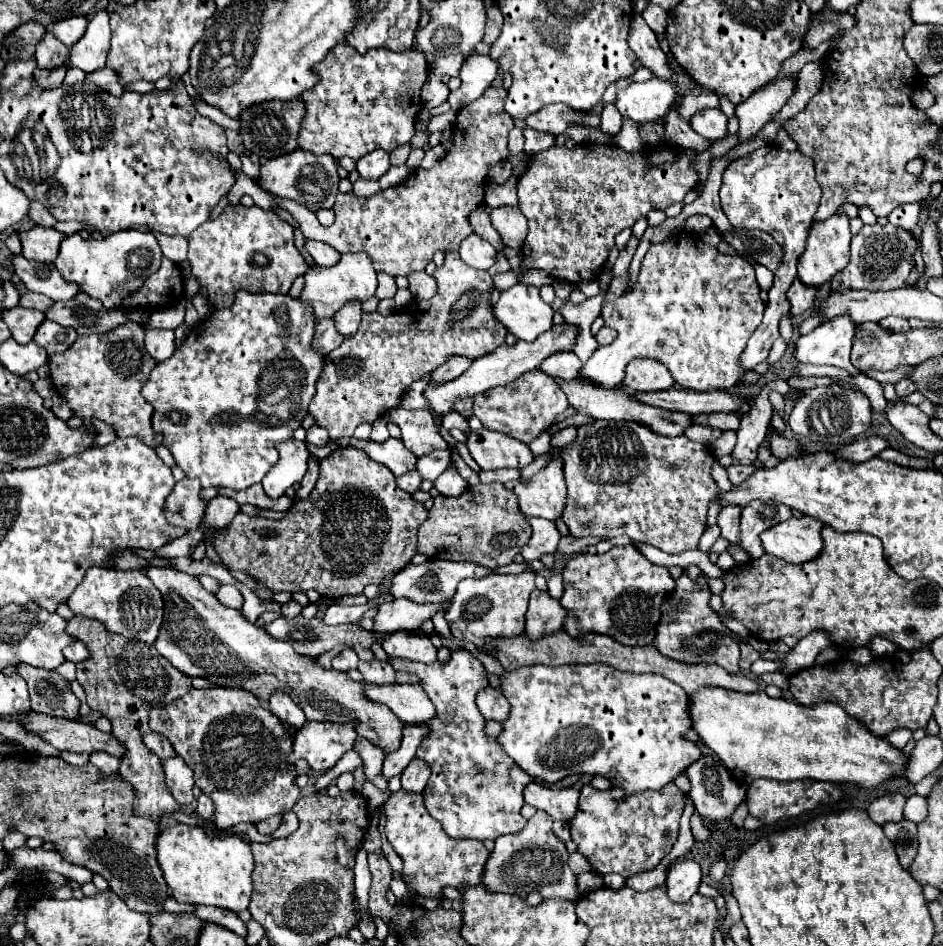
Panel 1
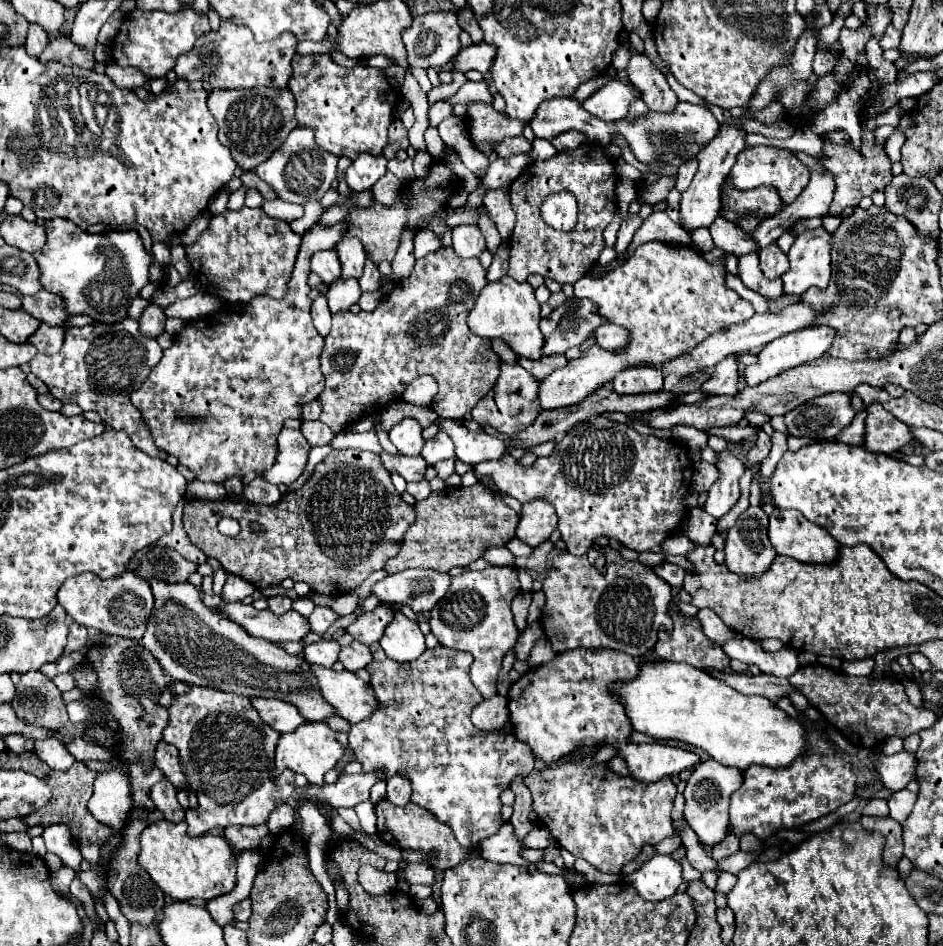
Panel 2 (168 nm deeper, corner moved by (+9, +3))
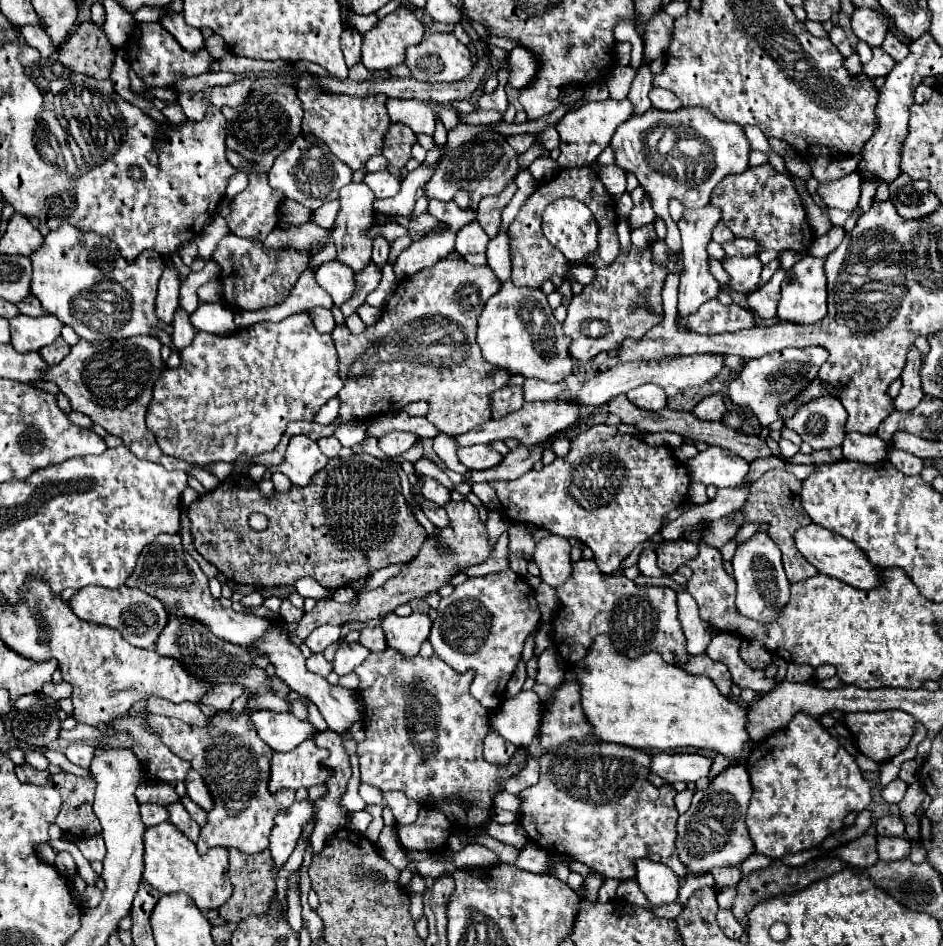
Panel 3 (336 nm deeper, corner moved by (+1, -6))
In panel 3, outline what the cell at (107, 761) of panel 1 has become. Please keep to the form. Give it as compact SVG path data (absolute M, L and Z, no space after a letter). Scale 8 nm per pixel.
M75 741L65 751L65 757L73 765L79 765L79 767L85 767L85 769L89 769L93 755L95 755L95 745L91 745L87 741Z

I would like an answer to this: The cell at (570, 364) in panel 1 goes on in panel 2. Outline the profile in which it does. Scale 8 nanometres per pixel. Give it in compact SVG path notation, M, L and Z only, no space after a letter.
M553 354L553 356L541 356L539 360L531 360L531 358L519 358L517 360L527 372L535 374L535 378L547 378L551 372L555 372L557 368L563 368L567 364L565 354Z

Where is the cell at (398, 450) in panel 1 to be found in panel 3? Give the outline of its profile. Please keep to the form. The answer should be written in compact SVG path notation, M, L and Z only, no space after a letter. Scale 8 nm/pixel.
M423 477L423 495L425 495L425 499L437 503L439 507L445 507L451 501L449 491L431 477Z

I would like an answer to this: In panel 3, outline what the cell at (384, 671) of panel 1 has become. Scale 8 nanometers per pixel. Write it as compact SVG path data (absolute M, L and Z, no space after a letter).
M343 641L343 643L339 645L339 649L335 651L333 671L335 671L337 675L347 675L347 673L351 673L357 665L361 665L361 663L367 659L367 655L369 655L369 651L367 651L363 645L359 645L359 643L349 645L349 643Z

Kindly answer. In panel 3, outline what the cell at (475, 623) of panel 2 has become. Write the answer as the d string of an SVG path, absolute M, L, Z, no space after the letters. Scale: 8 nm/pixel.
M505 569L501 573L489 573L485 577L469 577L465 583L457 585L453 593L445 599L441 599L437 609L437 619L433 621L429 641L435 649L435 653L457 673L465 673L469 669L475 671L473 683L471 683L471 695L489 711L495 711L505 701L505 685L511 679L525 645L525 639L537 629L541 619L539 605L535 599L533 587L511 569Z

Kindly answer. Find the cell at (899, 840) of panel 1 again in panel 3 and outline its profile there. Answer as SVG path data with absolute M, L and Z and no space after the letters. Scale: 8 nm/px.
M877 837L877 851L879 859L883 861L899 861L909 857L911 843L907 837Z

